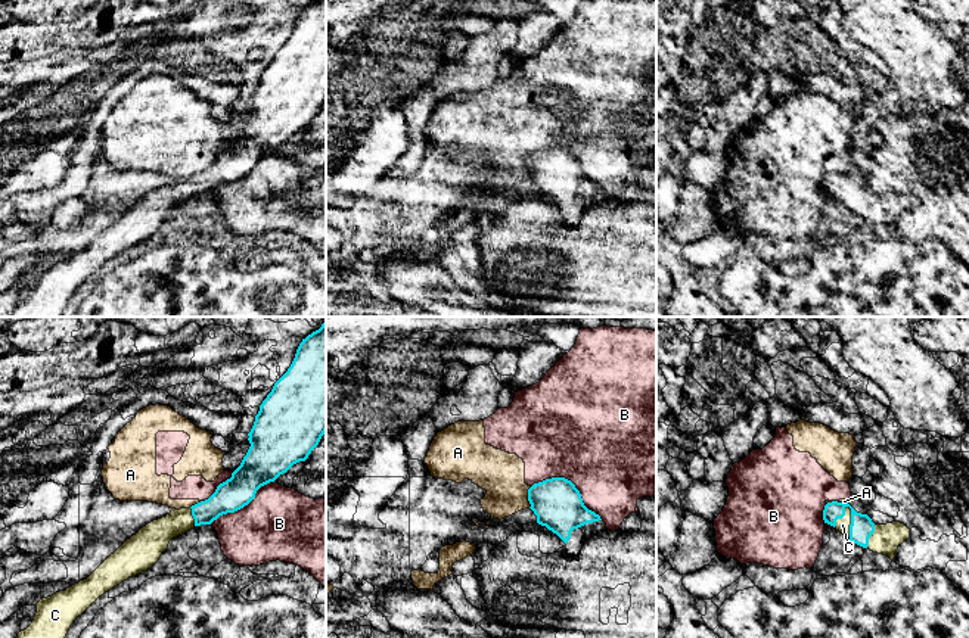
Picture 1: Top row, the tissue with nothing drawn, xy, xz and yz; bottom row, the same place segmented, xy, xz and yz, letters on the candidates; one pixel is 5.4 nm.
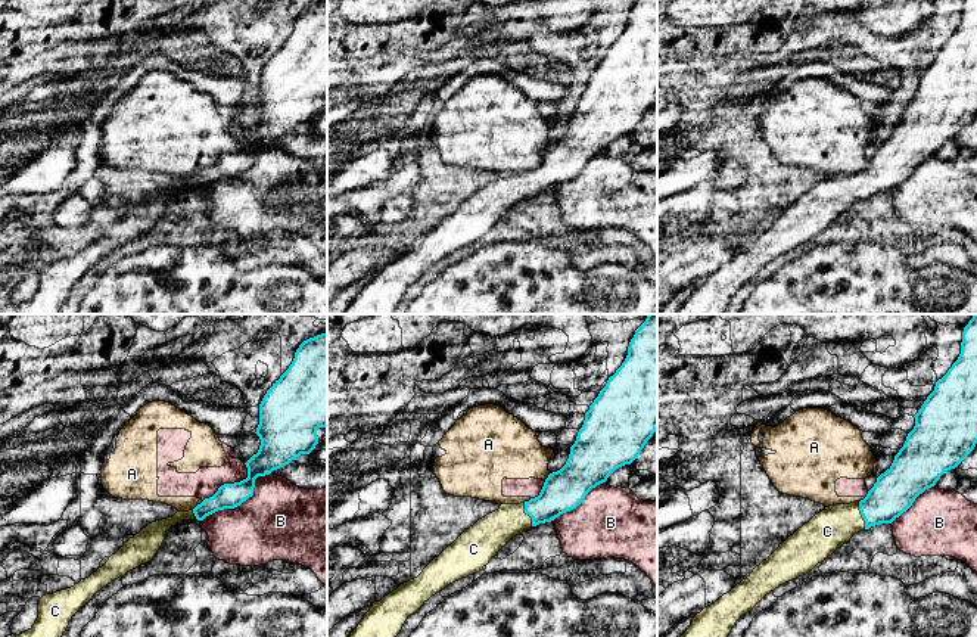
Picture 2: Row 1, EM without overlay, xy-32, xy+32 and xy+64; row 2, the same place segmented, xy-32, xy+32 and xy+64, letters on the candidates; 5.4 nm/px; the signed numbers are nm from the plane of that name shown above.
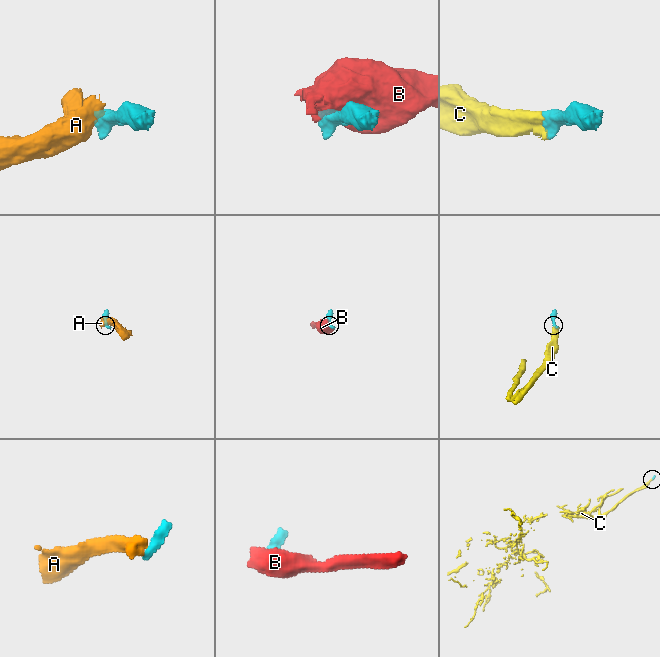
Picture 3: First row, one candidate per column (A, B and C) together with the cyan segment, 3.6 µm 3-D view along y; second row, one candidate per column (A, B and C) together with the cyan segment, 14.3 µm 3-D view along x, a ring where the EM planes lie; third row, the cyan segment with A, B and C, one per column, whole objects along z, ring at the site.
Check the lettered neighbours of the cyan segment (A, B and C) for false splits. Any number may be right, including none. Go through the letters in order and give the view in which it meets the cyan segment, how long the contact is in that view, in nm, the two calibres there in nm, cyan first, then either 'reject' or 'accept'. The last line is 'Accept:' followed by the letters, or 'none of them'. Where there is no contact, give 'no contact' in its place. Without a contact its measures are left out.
A: meets cyan in xz; contact 120 nm long; 260 nm thick on the cyan side, 240 nm on the other; reject
B: meets cyan in xz; contact 440 nm long; 260 nm thick on the cyan side, 500 nm on the other; reject
C: meets cyan in yz; contact 180 nm long; 140 nm thick on the cyan side, 80 nm on the other; accept
Accept: C

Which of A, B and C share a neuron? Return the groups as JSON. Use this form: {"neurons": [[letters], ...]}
{"neurons": [["A", "B"], ["C"]]}

